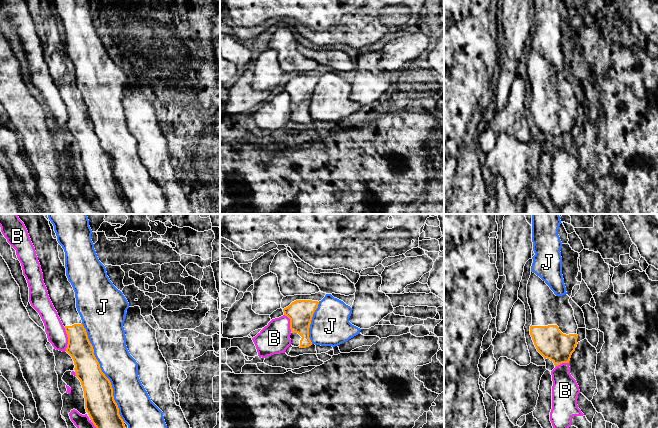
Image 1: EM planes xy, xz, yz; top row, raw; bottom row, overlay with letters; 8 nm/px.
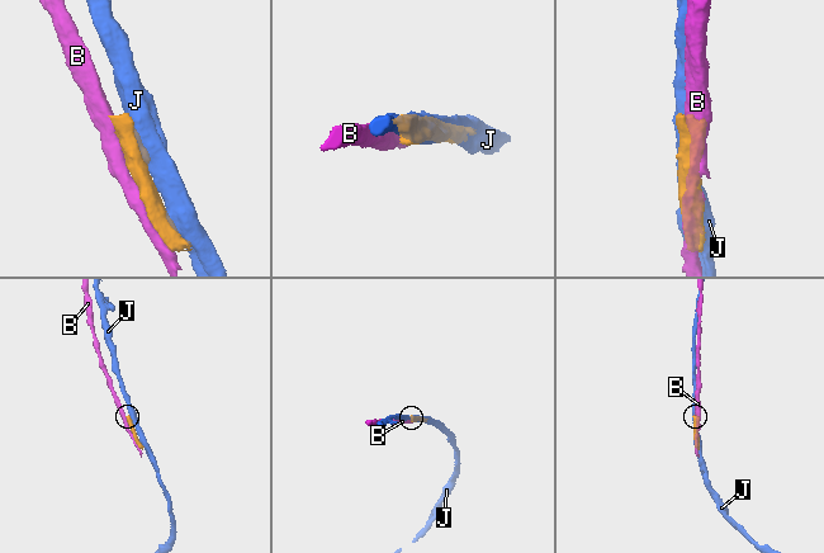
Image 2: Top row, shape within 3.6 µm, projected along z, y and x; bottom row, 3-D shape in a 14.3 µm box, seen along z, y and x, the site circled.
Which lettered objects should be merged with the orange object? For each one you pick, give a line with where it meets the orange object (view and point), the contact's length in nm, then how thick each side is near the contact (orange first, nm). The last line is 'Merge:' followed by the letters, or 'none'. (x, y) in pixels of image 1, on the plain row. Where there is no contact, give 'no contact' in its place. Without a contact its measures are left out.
Merge: none

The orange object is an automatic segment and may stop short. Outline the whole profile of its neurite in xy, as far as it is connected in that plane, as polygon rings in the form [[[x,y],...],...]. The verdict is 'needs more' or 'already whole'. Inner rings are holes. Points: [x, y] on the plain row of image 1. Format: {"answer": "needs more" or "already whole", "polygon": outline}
{"answer": "needs more", "polygon": [[[49,0],[24,1],[35,24],[49,74],[58,89],[68,113],[66,128],[74,137],[75,151],[80,156],[84,167],[86,188],[103,214],[130,214],[124,197],[119,190],[118,181],[114,176],[111,158],[100,144],[100,140],[94,131],[93,122],[88,115],[86,105],[77,87],[75,68],[66,52],[66,44],[59,34],[59,19],[57,15],[53,14]]]}

